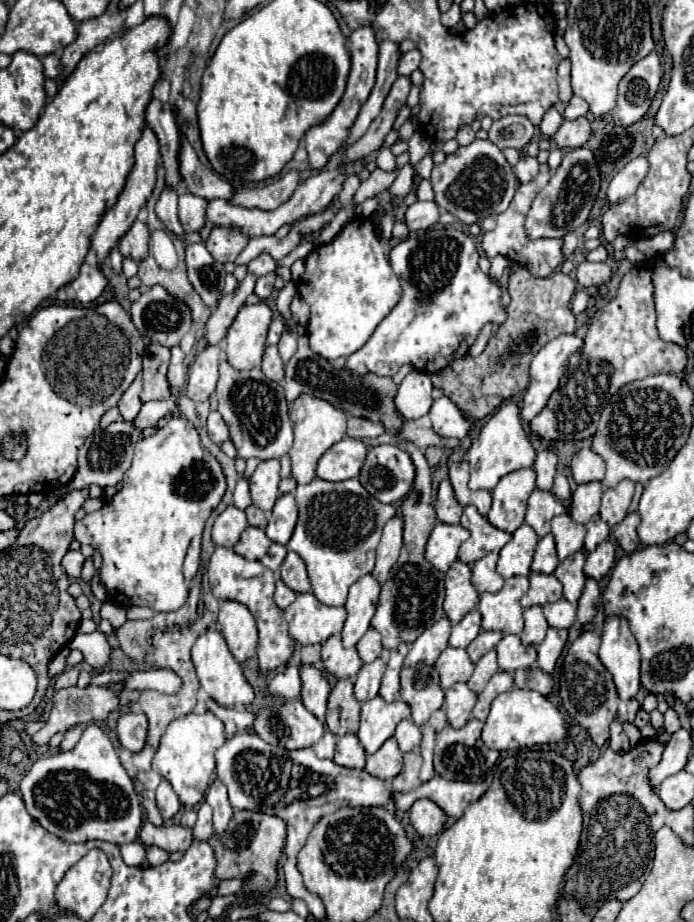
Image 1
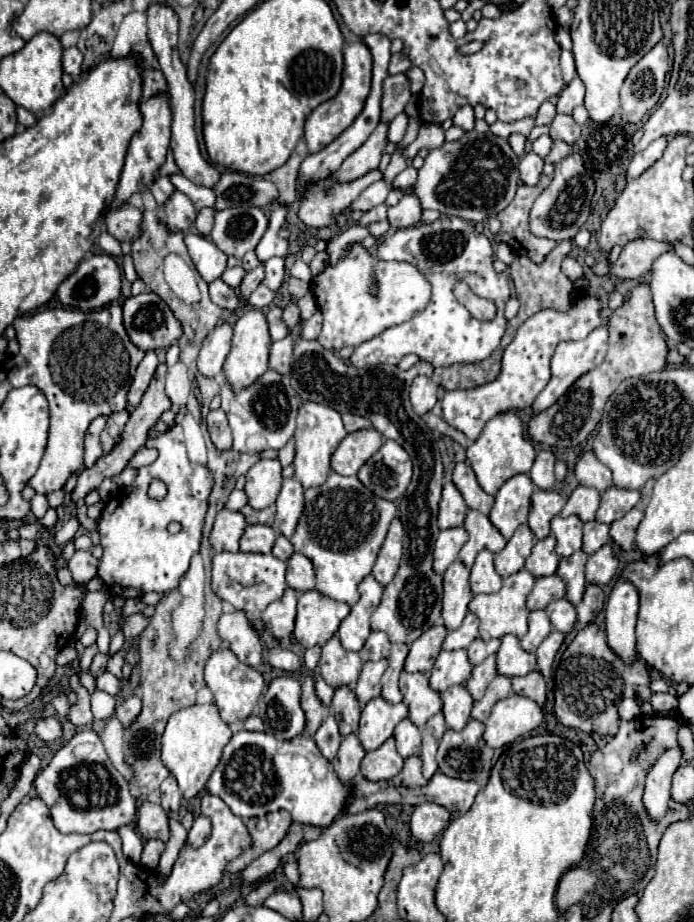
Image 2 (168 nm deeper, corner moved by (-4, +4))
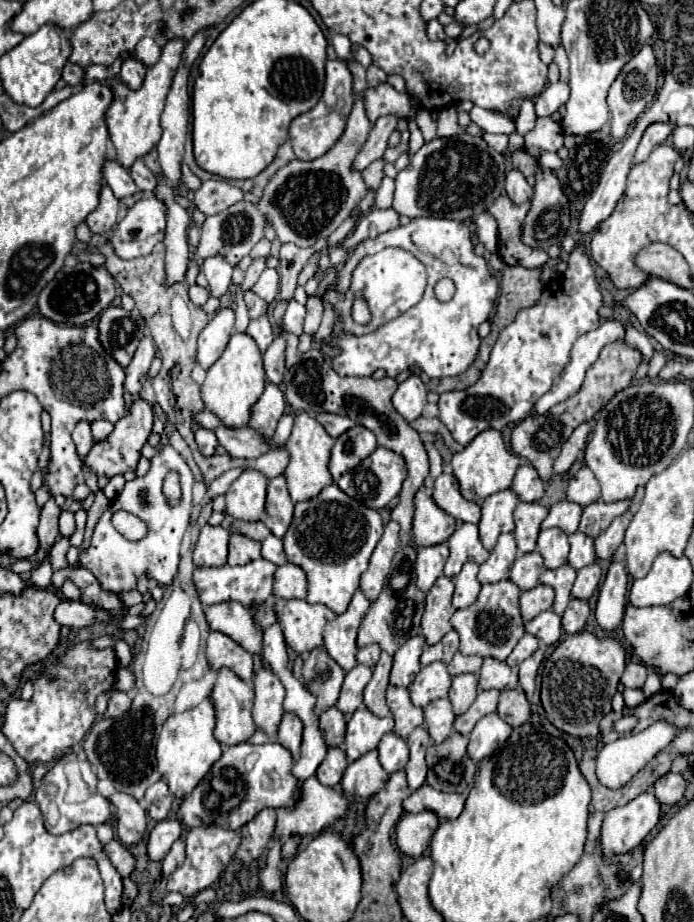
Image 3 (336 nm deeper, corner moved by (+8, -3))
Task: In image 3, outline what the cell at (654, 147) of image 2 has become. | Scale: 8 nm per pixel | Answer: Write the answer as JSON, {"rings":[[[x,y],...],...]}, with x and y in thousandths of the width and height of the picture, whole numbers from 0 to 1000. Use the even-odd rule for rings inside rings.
{"rings":[[[938,134],[938,139],[932,139],[932,143],[927,145],[924,154],[921,154],[921,161],[915,165],[915,171],[912,171],[912,178],[924,178],[935,171],[935,167],[941,165],[944,158],[955,156],[961,152],[961,148],[967,145],[970,137],[967,134]]]}

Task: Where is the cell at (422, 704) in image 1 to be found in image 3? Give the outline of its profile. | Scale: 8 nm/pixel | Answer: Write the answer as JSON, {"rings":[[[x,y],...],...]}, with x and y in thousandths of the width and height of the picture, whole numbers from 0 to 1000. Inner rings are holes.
{"rings":[[[561,744],[558,746],[558,764],[569,779],[569,794],[578,800],[586,800],[601,787],[610,787],[610,783],[612,783],[610,770],[595,766],[586,746]]]}

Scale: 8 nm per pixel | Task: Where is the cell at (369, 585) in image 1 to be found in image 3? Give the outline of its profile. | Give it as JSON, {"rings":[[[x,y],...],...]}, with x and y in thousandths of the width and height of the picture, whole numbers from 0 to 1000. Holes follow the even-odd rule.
{"rings":[[[514,640],[503,653],[503,659],[468,679],[468,703],[494,727],[506,727],[514,720],[514,681],[532,657],[535,653],[529,651],[529,646]]]}

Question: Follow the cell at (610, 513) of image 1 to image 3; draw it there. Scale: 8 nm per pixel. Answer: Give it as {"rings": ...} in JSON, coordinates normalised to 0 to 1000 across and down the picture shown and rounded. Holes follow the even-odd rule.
{"rings":[[[860,542],[860,544],[840,551],[840,562],[837,562],[837,568],[834,568],[834,577],[846,579],[852,584],[860,584],[883,566],[883,562],[903,555],[903,551],[906,551],[906,542],[880,544],[880,547],[869,544],[869,542]]]}

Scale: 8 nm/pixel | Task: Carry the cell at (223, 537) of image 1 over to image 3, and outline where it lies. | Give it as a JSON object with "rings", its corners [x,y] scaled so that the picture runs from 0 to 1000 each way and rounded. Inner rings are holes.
{"rings":[[[293,570],[278,597],[281,614],[321,614],[327,610],[330,577],[318,570]]]}

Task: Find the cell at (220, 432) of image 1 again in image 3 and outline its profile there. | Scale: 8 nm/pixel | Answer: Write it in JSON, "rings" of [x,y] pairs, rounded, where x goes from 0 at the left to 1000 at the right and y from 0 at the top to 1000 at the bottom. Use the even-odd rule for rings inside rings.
{"rings":[[[284,464],[281,477],[284,477],[287,490],[290,490],[293,495],[307,495],[307,492],[313,490],[316,479],[313,479],[313,473],[310,473],[304,466],[298,466],[298,464]]]}

